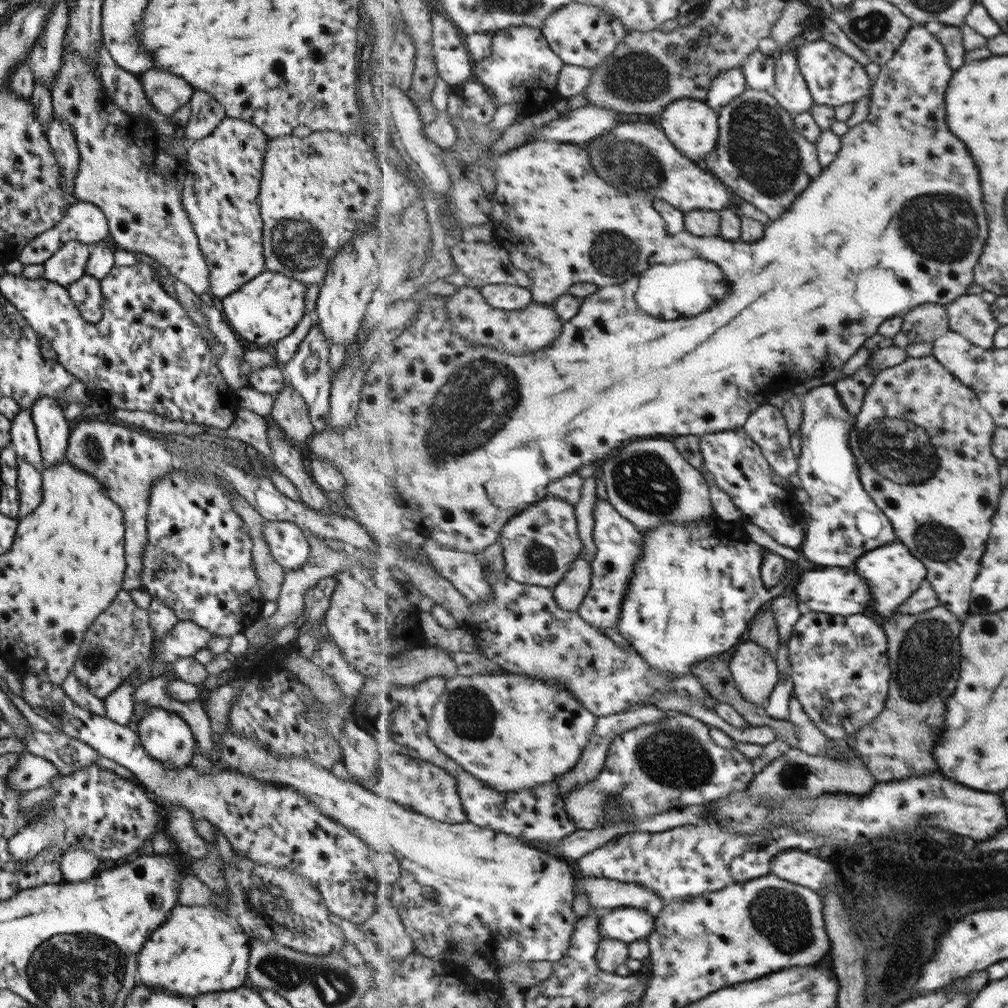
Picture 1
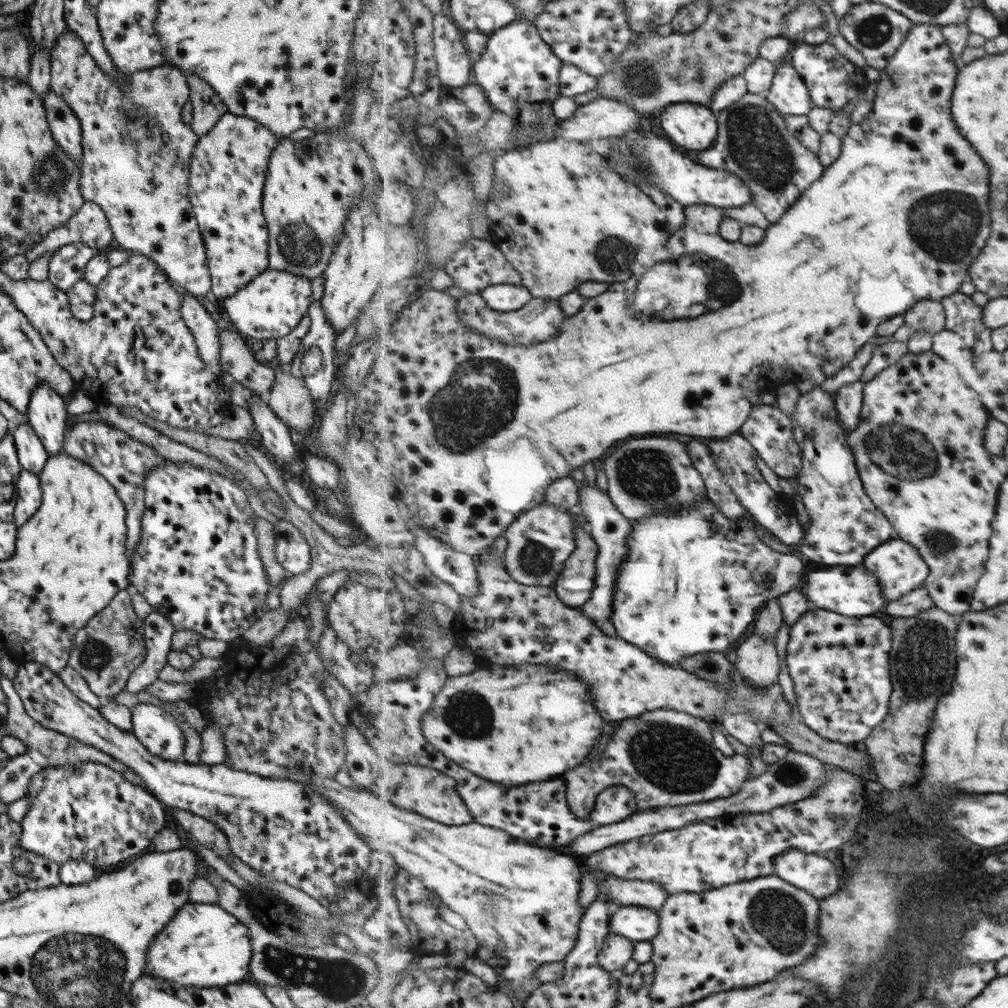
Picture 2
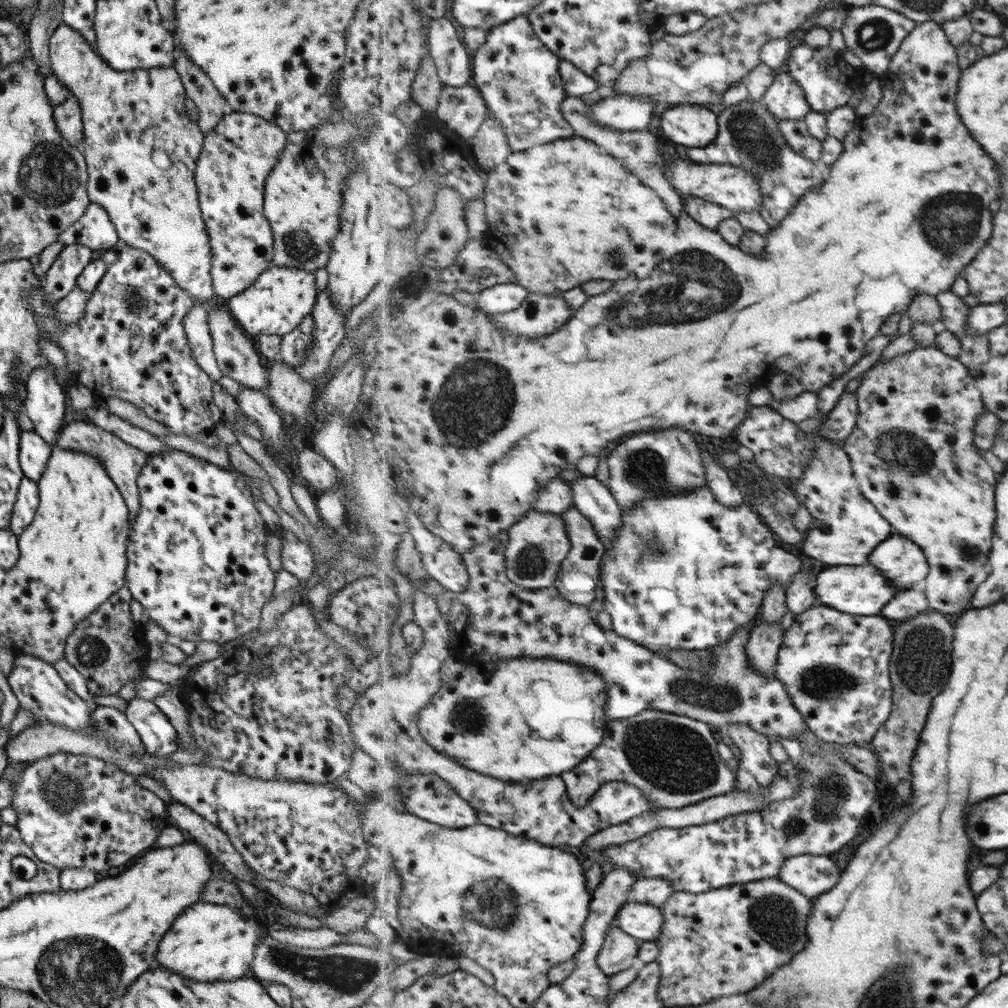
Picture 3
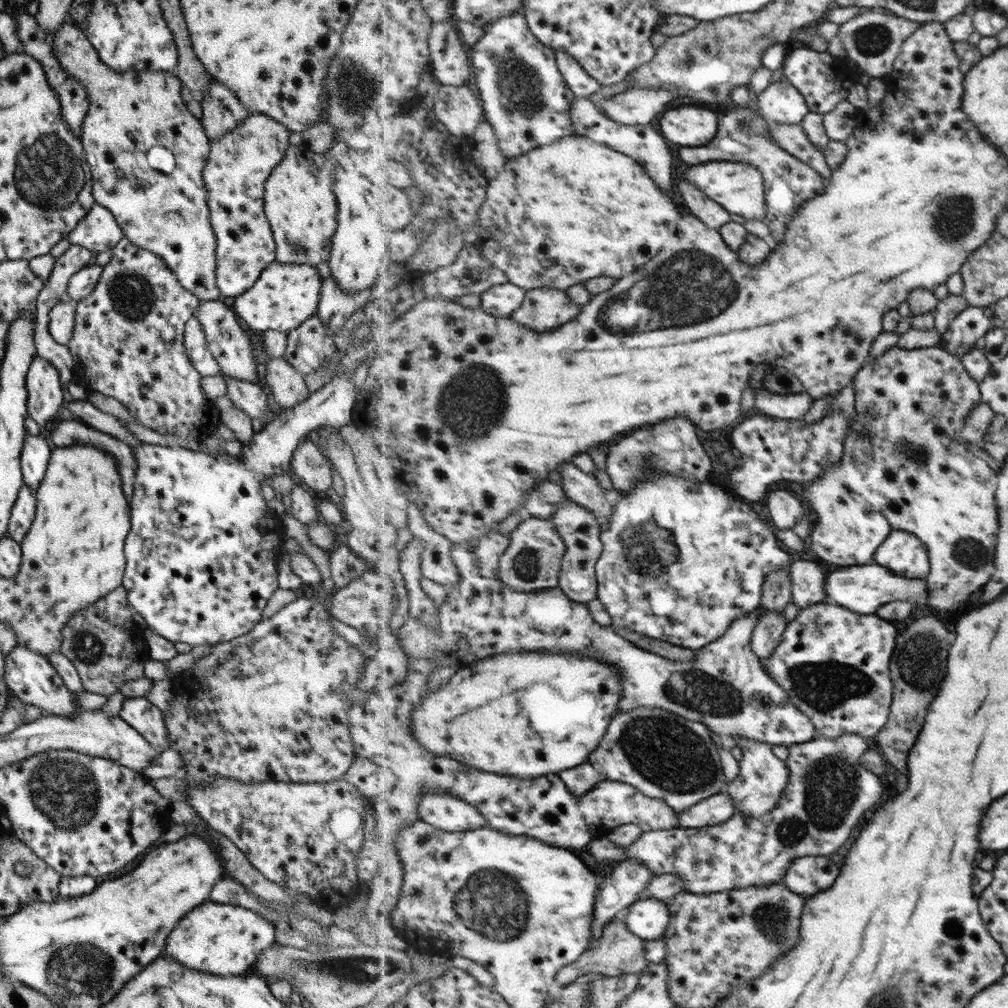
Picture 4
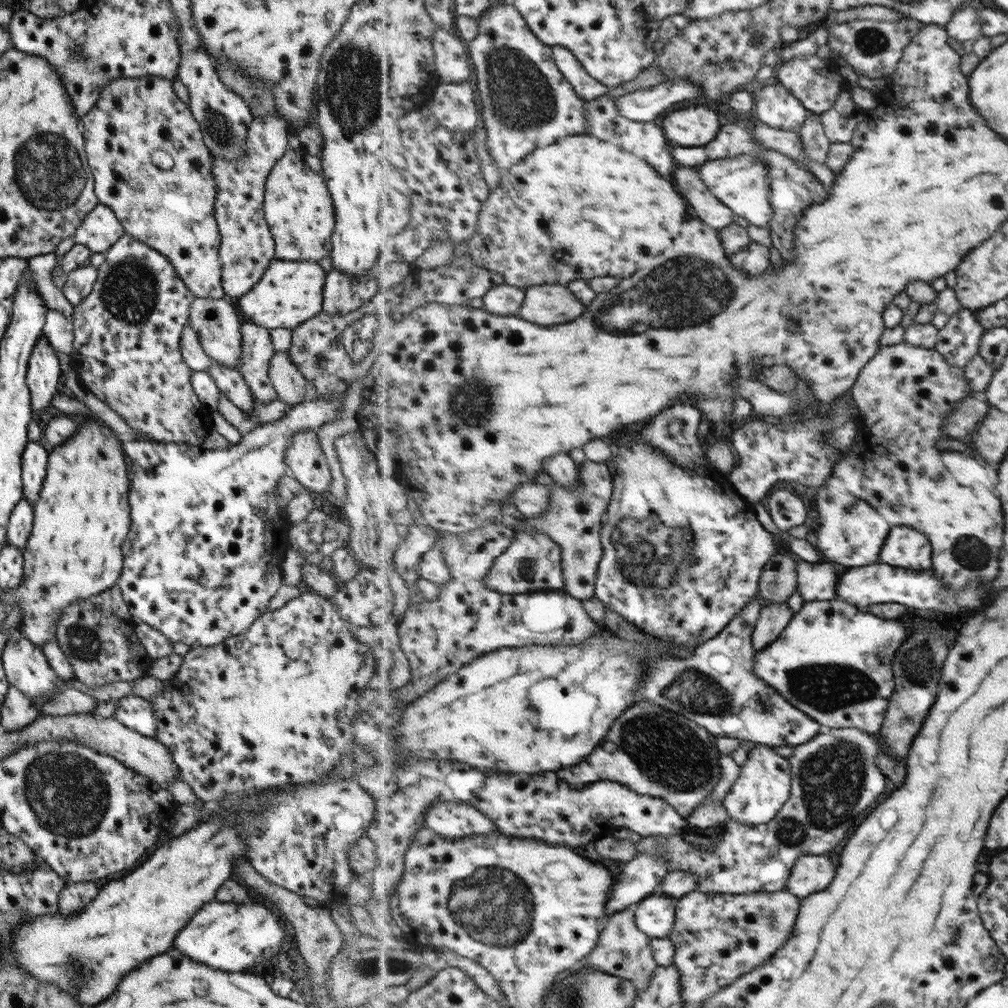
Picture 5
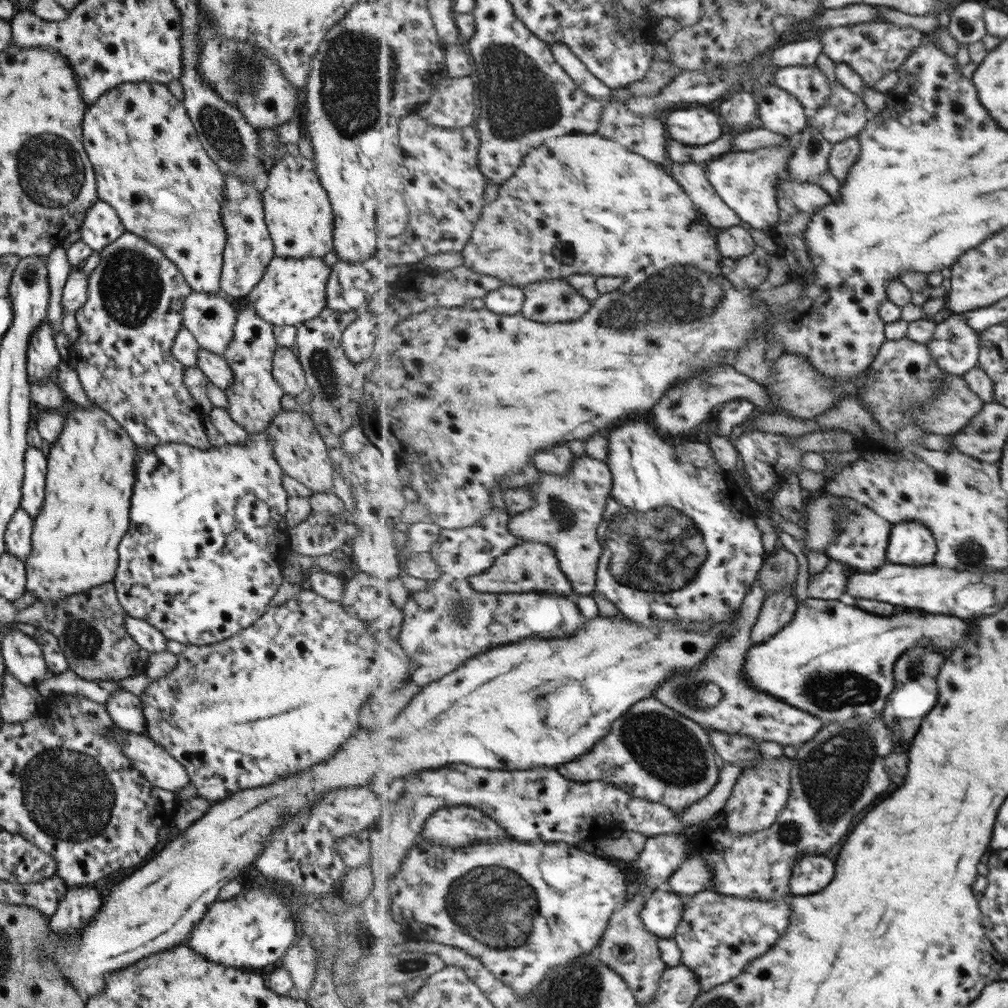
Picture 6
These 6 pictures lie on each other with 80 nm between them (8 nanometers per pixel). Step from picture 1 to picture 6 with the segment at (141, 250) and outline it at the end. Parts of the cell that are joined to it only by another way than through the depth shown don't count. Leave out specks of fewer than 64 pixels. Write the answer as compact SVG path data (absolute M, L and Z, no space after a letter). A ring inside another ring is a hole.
M151 81L119 83L115 87L102 92L97 100L84 109L82 116L82 146L90 160L94 177L96 180L96 193L100 201L111 205L115 210L124 230L136 234L139 238L146 240L150 245L156 246L168 258L183 275L185 282L193 292L217 293L220 268L222 267L222 250L225 246L226 232L220 217L221 203L224 197L224 178L218 166L207 156L198 142L198 136L193 128L191 120L186 115L182 101L173 97L165 84Z

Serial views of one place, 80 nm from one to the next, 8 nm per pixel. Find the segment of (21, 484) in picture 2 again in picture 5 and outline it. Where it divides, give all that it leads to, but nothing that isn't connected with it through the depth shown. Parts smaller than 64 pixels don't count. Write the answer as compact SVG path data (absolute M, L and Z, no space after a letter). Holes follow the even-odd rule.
M24 496L21 497L12 508L6 524L5 543L18 548L21 553L32 529L32 506Z

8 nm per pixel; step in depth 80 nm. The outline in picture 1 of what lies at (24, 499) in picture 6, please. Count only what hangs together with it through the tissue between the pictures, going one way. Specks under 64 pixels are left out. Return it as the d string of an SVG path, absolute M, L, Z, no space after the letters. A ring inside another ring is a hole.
M31 408L18 409L15 419L10 422L10 445L14 449L16 460L24 460L27 464L41 469L42 456L34 427L31 421Z

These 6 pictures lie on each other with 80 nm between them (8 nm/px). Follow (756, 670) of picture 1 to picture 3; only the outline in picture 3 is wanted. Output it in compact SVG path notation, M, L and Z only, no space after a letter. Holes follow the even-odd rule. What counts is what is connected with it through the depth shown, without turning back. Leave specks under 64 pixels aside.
M767 621L757 623L746 646L746 653L750 656L752 667L768 677L775 677L778 654L784 639L785 633L780 623Z

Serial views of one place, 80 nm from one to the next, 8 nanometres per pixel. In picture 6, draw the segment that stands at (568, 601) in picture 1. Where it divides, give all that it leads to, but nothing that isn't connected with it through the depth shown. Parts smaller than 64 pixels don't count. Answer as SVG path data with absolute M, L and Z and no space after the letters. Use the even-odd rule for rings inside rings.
M585 454L574 460L574 466L565 476L541 472L540 481L527 488L533 491L536 503L516 514L509 521L509 530L522 541L532 540L553 547L563 572L573 583L575 596L592 595L597 587L598 566L604 551L598 530L614 491L614 476L608 461ZM557 510L569 512L569 520L565 518L567 524L563 524L563 516L559 516Z

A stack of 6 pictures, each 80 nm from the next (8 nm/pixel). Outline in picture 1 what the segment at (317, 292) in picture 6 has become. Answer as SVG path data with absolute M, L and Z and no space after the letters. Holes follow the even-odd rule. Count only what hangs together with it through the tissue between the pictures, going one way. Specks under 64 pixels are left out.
M263 270L221 299L221 314L236 336L261 348L270 348L274 342L287 336L305 314L305 291L306 286L302 282L283 273Z

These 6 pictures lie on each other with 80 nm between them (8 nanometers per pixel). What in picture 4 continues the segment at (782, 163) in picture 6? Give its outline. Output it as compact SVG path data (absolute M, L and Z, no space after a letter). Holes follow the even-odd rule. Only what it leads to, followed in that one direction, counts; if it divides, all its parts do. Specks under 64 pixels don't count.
M713 161L711 164L691 166L685 172L685 178L689 182L695 182L707 196L718 201L729 212L748 220L766 220L768 213L766 183L762 172L756 166L747 162Z

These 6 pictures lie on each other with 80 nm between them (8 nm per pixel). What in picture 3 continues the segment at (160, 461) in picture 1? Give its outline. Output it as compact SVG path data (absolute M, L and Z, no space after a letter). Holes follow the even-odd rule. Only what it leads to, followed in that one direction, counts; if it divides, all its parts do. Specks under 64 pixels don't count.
M72 422L63 425L57 433L55 445L66 451L77 451L90 454L91 457L98 458L103 468L106 470L112 484L115 484L117 492L123 497L124 503L128 508L129 530L130 522L138 511L138 495L137 476L139 469L145 464L145 459L148 457L147 452L143 452L137 448L133 448L130 444L123 442L114 434L101 430L91 425L88 422Z

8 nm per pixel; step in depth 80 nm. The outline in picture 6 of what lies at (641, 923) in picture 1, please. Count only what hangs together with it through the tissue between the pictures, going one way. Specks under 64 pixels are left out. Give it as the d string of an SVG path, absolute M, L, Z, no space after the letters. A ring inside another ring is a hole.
M657 890L648 896L642 919L646 927L660 939L671 939L682 923L686 897L671 891Z

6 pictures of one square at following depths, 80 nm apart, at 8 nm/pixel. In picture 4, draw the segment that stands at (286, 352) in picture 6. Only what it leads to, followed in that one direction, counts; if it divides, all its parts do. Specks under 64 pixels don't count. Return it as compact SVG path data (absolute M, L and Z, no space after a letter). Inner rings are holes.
M281 357L267 359L264 381L269 399L278 411L293 408L309 396L302 375Z

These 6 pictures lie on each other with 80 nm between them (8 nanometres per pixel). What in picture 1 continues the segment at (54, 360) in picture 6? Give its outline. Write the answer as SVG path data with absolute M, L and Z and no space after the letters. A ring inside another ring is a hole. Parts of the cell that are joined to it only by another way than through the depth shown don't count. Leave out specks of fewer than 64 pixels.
M38 396L31 408L31 421L42 456L41 467L54 465L66 458L69 426L54 398Z

